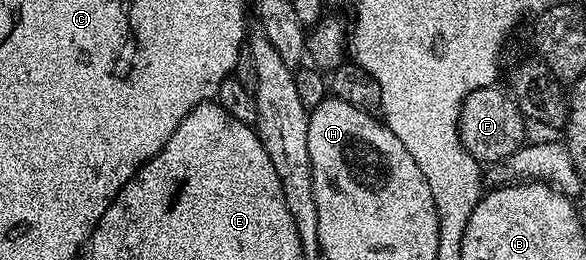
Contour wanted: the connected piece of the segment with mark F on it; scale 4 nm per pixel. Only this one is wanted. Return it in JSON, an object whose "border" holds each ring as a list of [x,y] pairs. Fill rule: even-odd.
{"border":[[[499,87],[478,89],[464,99],[461,107],[459,116],[461,143],[465,147],[465,151],[469,151],[469,155],[473,155],[473,159],[480,163],[504,161],[522,148],[528,140],[528,122],[525,120],[523,112],[519,110],[514,97],[508,95],[504,90],[503,93]]]}

